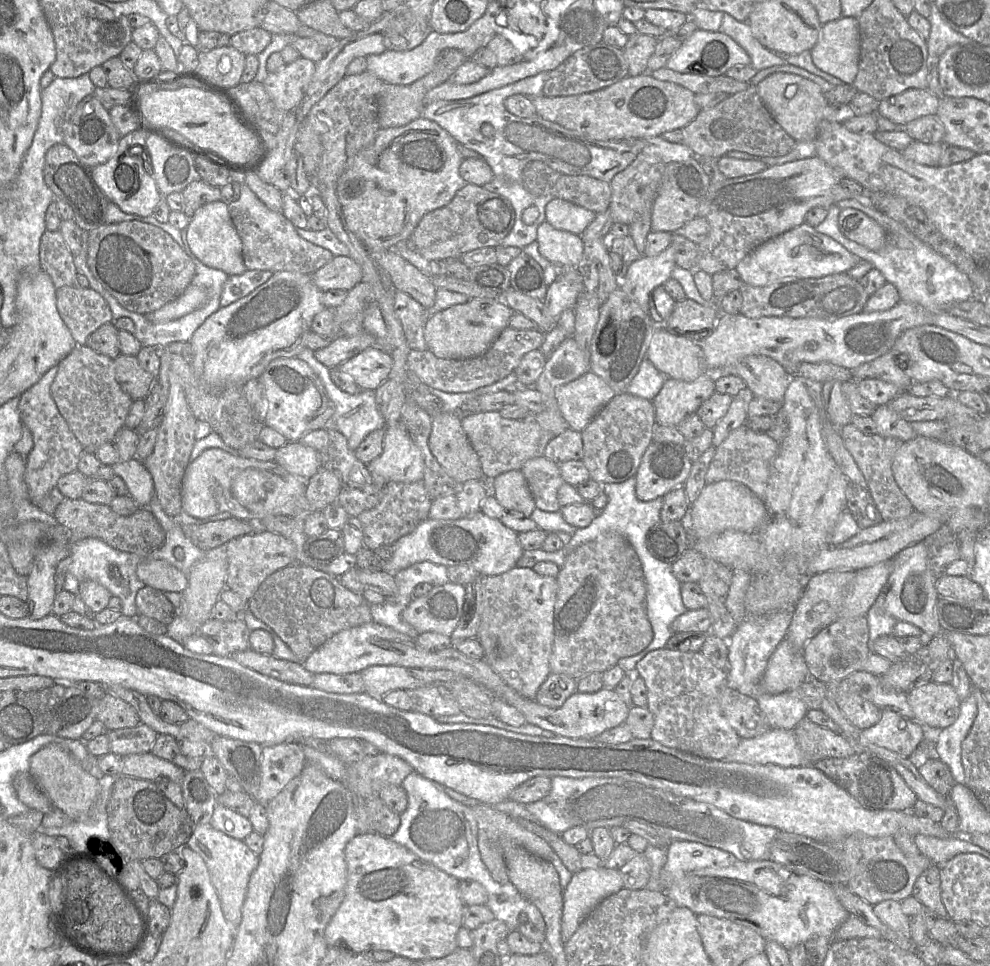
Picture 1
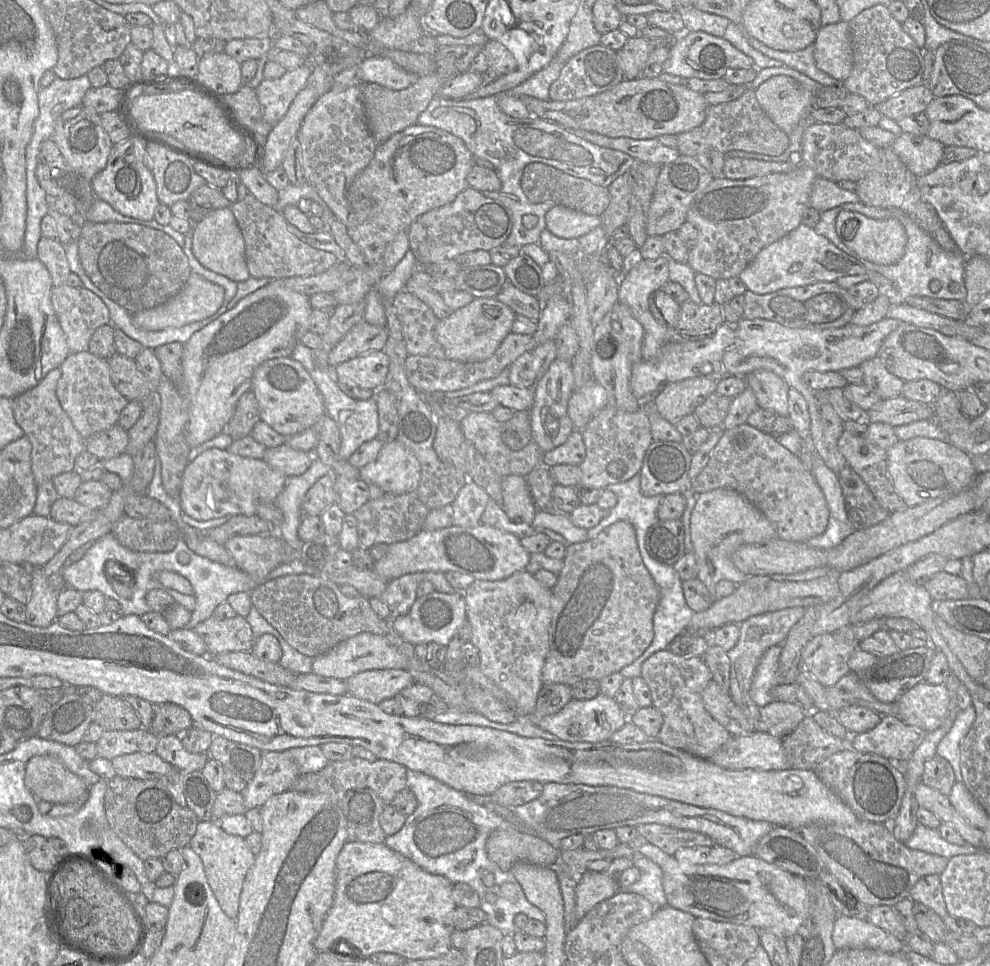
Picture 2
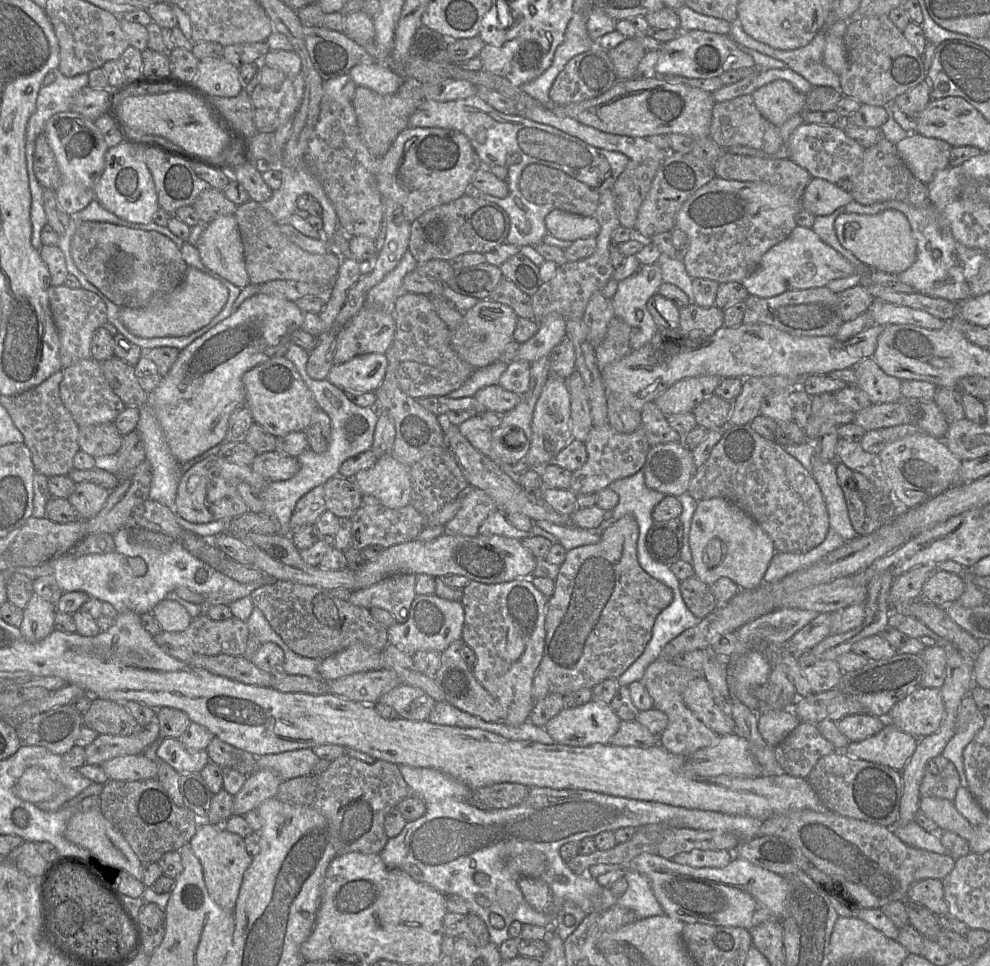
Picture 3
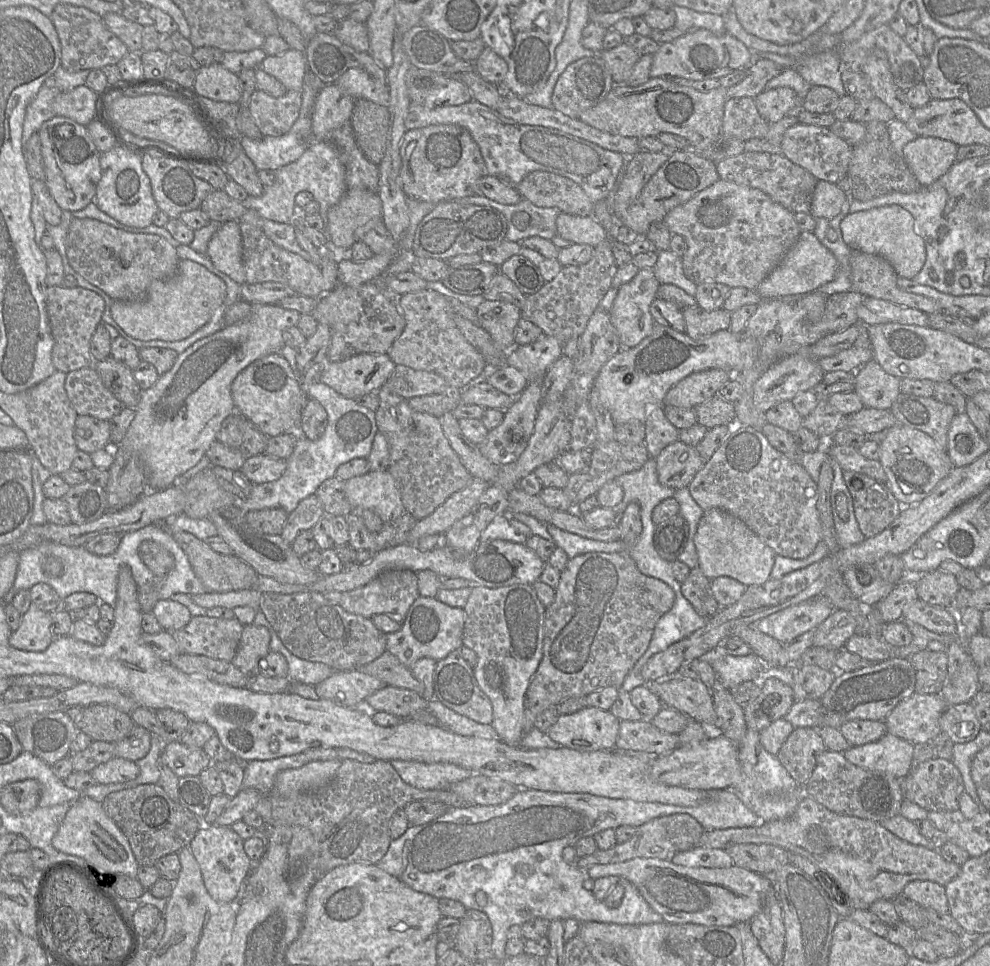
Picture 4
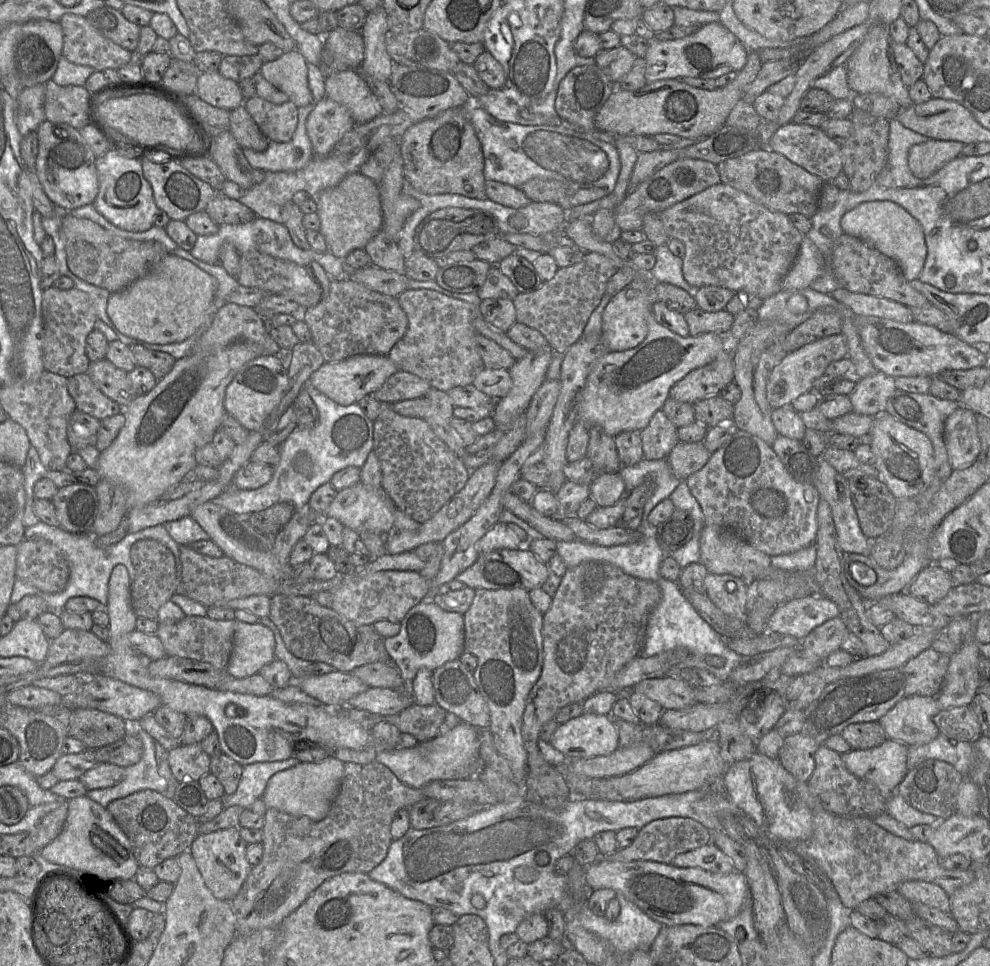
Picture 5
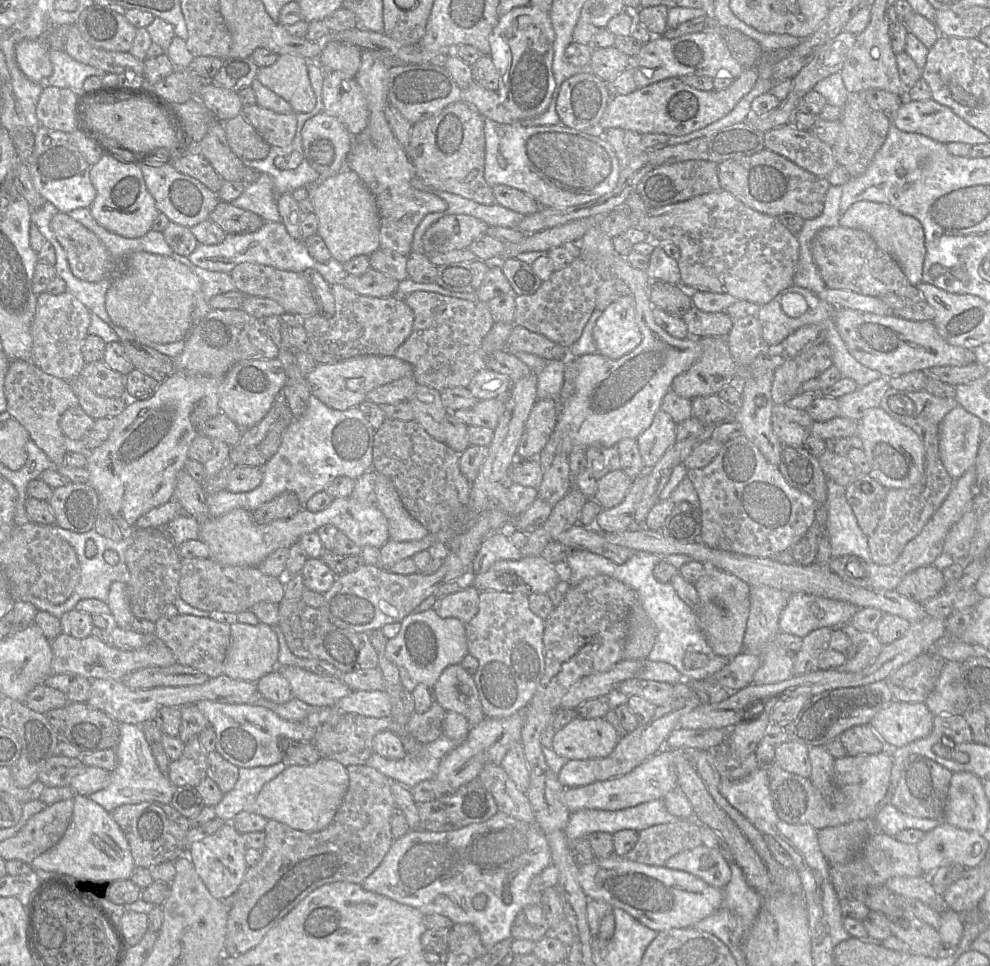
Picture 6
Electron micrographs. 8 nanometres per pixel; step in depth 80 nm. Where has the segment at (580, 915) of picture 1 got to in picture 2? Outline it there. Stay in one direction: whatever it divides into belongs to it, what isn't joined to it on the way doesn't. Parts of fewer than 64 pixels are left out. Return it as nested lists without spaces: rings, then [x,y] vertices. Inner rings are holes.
[[[586,871],[575,888],[575,923],[598,903],[611,898],[619,890],[618,880],[609,877],[604,872]]]

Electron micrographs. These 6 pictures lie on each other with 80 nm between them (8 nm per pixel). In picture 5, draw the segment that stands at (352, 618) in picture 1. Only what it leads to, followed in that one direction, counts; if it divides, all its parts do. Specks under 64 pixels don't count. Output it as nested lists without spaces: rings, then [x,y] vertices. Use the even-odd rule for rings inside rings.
[[[271,596],[268,617],[279,629],[287,649],[297,658],[324,662],[336,671],[350,673],[366,664],[382,661],[384,639],[372,625],[361,625],[320,605],[311,596]]]

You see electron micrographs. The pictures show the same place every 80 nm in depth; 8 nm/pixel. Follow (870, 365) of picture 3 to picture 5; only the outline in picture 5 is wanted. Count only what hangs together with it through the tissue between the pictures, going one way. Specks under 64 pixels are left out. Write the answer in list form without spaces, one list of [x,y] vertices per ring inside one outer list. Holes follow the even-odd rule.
[[[882,371],[857,379],[854,390],[848,395],[852,412],[874,417],[886,411],[887,401],[896,389],[895,378]]]

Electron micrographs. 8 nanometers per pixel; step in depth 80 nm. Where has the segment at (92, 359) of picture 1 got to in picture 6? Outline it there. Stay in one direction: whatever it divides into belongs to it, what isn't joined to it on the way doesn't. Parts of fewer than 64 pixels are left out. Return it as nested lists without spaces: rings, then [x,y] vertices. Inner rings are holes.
[[[80,377],[68,382],[78,397],[79,407],[94,420],[118,417],[128,405],[126,398],[106,398],[97,395]]]

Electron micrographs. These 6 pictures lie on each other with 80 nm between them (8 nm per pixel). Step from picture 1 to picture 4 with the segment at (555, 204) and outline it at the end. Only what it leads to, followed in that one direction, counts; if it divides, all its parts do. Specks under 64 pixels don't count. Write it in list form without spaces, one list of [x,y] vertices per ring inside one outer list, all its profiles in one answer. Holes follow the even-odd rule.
[[[560,212],[556,219],[557,236],[593,248],[608,238],[608,232],[591,216],[575,216]]]

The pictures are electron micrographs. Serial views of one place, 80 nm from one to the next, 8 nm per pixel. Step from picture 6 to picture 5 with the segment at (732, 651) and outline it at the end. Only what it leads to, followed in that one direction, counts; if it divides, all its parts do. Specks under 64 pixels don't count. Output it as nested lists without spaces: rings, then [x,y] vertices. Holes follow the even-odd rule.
[[[707,573],[704,578],[704,592],[725,614],[744,620],[747,614],[748,582],[731,574]]]

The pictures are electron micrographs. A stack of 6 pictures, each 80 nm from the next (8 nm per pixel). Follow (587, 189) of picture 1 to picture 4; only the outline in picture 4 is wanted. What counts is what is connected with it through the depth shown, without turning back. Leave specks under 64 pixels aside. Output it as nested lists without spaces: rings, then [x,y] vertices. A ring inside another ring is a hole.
[[[531,172],[516,189],[522,198],[538,207],[555,207],[575,216],[591,216],[595,205],[580,185],[552,172]]]

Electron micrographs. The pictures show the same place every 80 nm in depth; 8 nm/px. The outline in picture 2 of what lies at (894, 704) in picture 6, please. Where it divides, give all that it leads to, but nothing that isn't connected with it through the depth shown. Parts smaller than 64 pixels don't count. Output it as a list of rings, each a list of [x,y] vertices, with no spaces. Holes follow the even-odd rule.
[[[923,681],[900,696],[897,700],[898,716],[907,725],[916,728],[922,734],[937,730],[948,713],[950,694],[944,684],[932,685]]]

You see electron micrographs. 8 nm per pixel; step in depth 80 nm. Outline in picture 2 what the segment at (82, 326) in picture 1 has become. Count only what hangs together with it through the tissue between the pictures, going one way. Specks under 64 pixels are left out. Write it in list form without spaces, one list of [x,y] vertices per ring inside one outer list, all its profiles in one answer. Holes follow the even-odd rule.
[[[54,287],[51,301],[70,353],[89,351],[93,333],[110,323],[105,303],[85,287]]]

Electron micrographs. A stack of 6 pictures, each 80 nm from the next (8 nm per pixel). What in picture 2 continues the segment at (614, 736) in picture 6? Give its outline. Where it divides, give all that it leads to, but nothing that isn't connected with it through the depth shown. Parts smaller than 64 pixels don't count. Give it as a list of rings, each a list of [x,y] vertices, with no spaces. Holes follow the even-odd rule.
[[[598,694],[593,699],[571,699],[559,712],[539,717],[534,713],[525,719],[534,725],[554,734],[558,739],[568,742],[597,743],[609,740],[610,736],[619,730],[628,720],[617,705],[614,698]]]

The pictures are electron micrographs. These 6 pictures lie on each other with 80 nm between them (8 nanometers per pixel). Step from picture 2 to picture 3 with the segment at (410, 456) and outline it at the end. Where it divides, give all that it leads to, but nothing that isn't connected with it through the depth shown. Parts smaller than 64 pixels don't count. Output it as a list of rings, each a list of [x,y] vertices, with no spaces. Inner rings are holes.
[[[384,455],[375,464],[353,477],[362,495],[371,495],[388,508],[410,504],[412,484],[408,468],[392,455]]]

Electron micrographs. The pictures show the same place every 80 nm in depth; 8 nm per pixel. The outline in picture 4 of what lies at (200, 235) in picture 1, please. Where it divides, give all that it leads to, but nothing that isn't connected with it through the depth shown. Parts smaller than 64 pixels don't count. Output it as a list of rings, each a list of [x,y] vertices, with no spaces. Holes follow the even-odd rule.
[[[227,221],[211,237],[206,255],[215,268],[236,283],[246,283],[246,273],[242,263],[242,235],[238,221]]]

